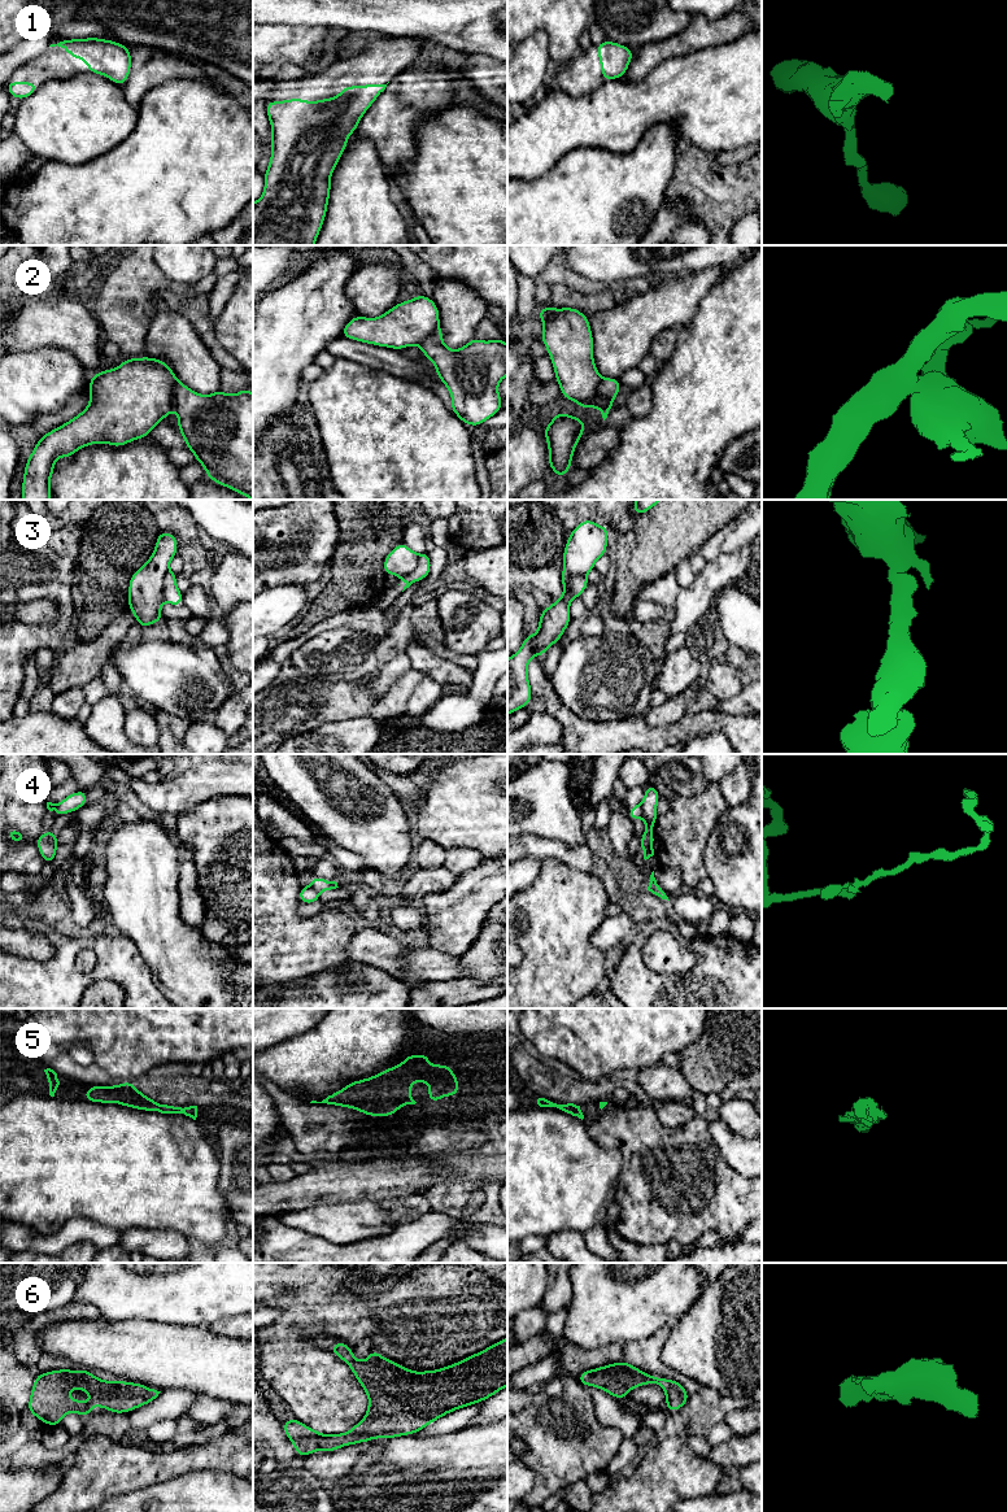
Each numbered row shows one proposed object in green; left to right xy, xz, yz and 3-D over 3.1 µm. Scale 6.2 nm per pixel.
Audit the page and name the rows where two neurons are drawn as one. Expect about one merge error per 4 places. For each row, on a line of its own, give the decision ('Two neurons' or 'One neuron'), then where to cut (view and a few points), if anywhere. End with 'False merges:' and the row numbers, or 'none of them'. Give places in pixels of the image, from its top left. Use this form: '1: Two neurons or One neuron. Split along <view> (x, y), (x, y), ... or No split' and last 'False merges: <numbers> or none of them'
1: One neuron. No split
2: Two neurons. Split along yz (601, 379), (597, 387), (594, 406)
3: Two neurons. Split along yz (585, 575), (574, 575), (569, 580), (567, 592), (571, 598)
4: Two neurons. Split along yz (640, 805), (643, 815)
5: One neuron. No split
6: One neuron. No split
False merges: 2, 3, 4

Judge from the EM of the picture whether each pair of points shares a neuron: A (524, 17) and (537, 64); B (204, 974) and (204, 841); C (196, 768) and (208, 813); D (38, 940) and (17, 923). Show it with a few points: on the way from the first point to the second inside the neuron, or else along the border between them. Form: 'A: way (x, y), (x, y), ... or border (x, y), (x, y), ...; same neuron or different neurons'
A: border (521, 40), (543, 30), (548, 36), (550, 57); different neurons
B: border (199, 928), (208, 940), (225, 942), (231, 946); different neurons
C: border (235, 794), (209, 797), (178, 815); different neurons
D: border (40, 926), (35, 929), (13, 929); different neurons

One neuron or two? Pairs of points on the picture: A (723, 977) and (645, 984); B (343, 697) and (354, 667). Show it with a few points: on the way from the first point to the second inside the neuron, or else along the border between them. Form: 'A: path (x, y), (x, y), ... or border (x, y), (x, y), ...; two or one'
A: path (703, 989), (668, 989), (665, 985); one
B: border (365, 676), (357, 680), (319, 680); two

